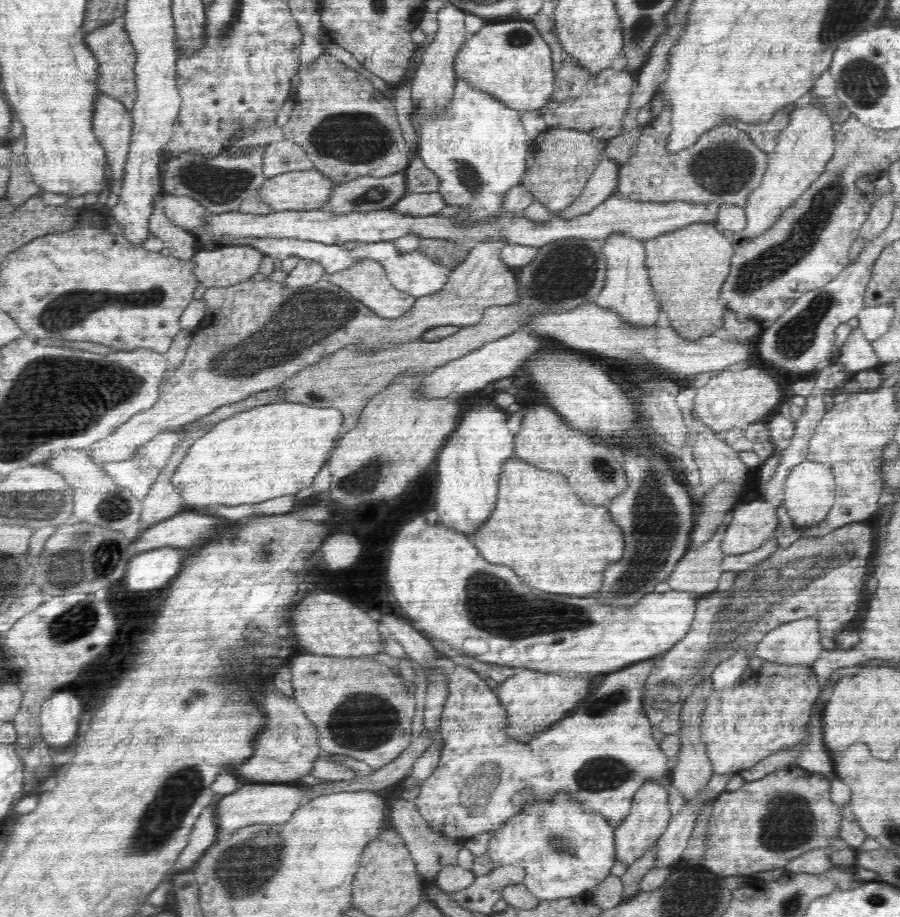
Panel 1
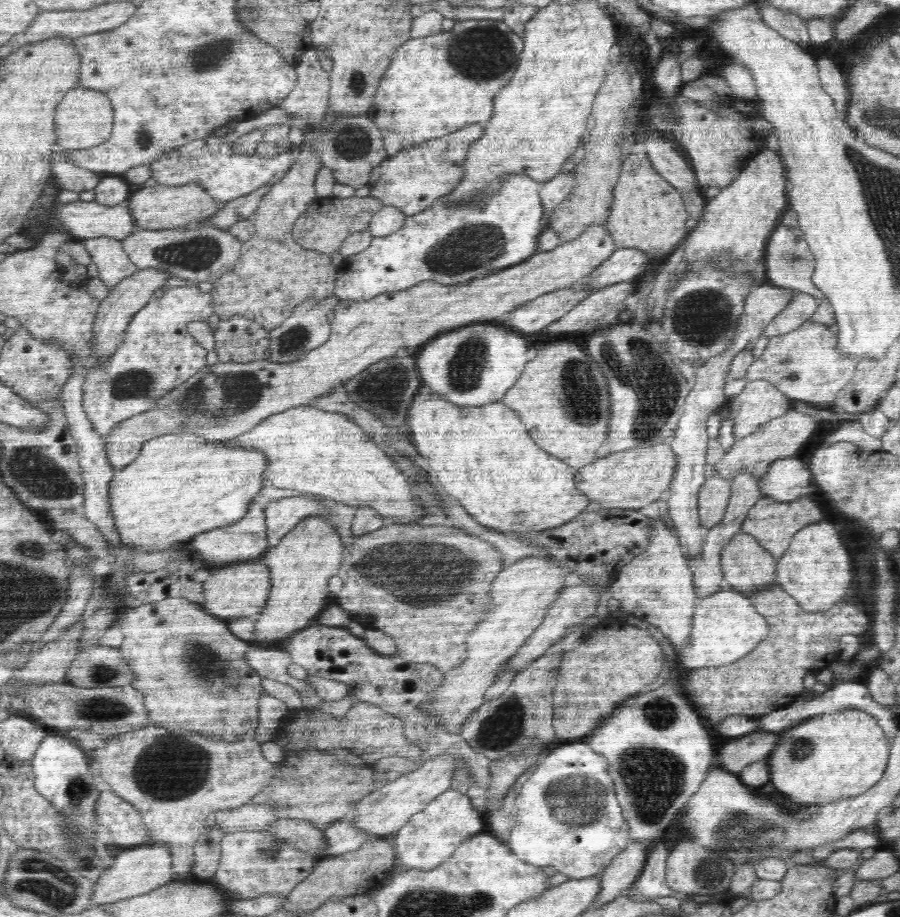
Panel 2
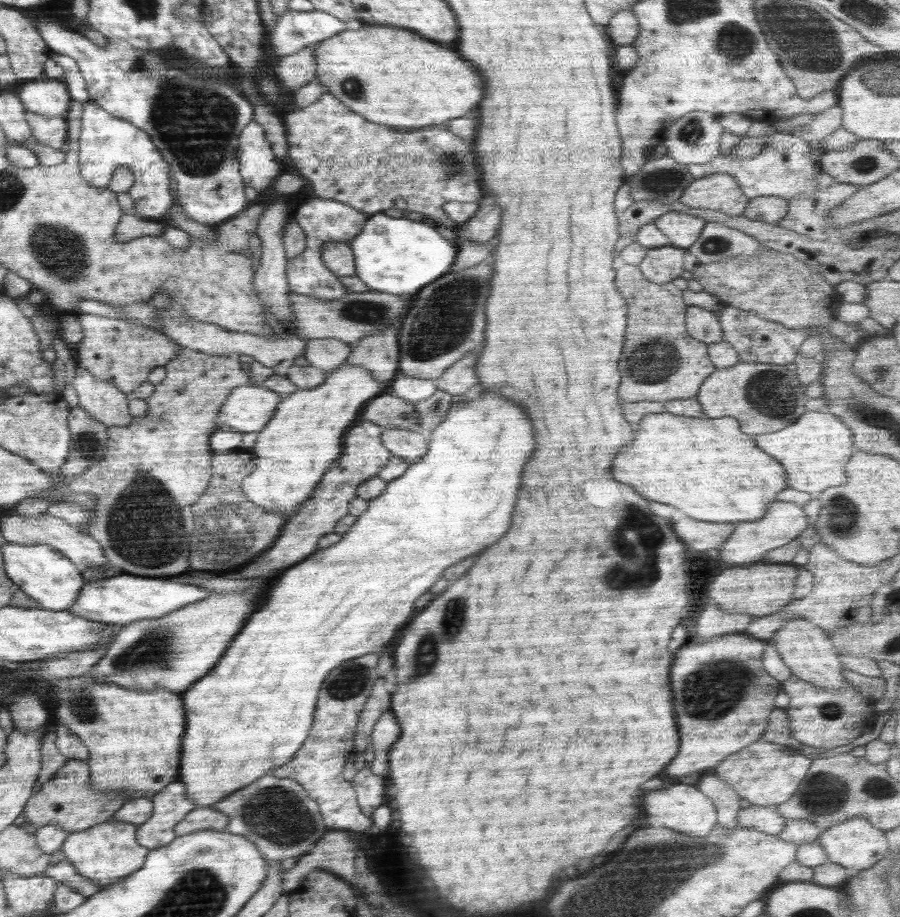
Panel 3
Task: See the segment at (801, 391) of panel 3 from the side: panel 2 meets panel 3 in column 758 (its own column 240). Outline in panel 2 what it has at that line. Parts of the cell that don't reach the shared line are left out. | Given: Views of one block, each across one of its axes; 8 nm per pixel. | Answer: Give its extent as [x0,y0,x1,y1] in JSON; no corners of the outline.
[105,226,617,470]

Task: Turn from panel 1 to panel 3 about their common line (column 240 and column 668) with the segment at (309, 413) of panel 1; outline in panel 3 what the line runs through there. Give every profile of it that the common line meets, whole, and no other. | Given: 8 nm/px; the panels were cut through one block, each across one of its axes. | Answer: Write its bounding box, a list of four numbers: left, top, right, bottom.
[610,411,786,522]

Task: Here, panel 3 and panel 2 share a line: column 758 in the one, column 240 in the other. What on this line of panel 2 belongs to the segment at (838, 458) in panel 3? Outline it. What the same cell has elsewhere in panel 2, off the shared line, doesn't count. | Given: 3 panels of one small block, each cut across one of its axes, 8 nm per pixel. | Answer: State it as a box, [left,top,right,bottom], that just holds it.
[232,405,425,524]

